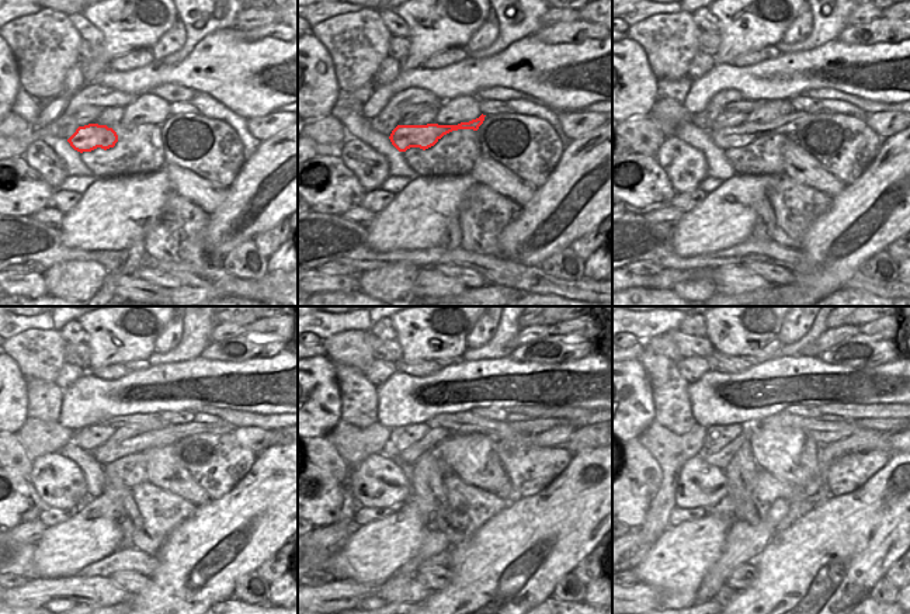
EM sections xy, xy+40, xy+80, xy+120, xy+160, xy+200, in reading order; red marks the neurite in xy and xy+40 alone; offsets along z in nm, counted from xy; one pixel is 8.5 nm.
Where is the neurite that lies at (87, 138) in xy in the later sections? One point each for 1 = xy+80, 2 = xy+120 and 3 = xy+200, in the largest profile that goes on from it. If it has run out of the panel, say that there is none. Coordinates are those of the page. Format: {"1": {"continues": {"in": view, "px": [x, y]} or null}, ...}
{"1": {"continues": {"in": "xy+80", "px": [742, 135]}}, "2": {"continues": {"in": "xy+120", "px": [104, 454]}}, "3": {"continues": {"in": "xy+200", "px": [882, 416]}}}

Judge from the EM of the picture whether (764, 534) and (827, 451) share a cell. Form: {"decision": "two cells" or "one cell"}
{"decision": "one cell"}

